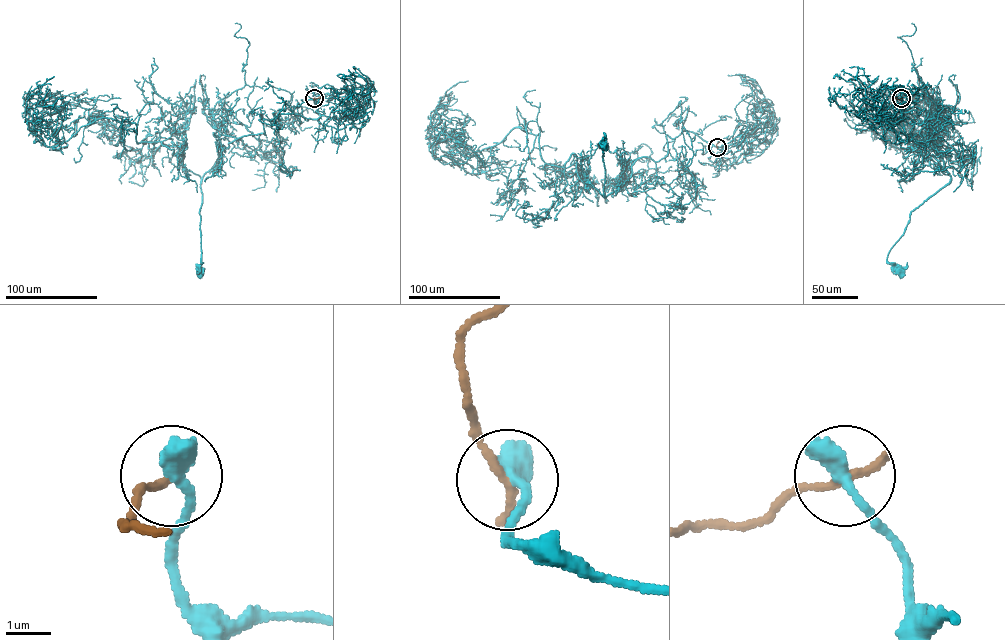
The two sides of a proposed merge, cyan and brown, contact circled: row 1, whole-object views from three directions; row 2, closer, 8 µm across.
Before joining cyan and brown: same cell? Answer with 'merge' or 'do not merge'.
do not merge

